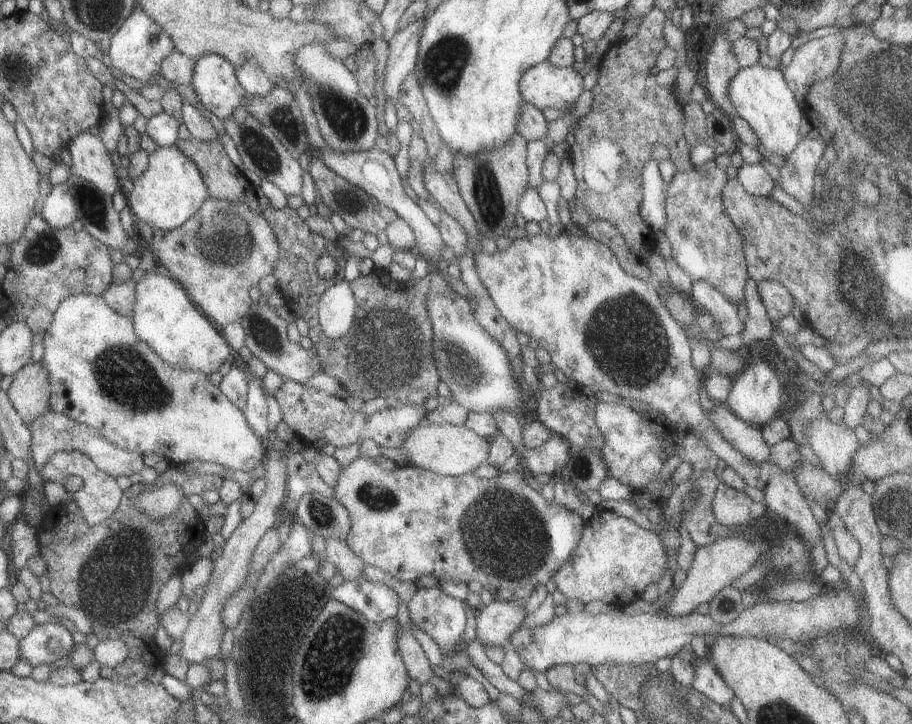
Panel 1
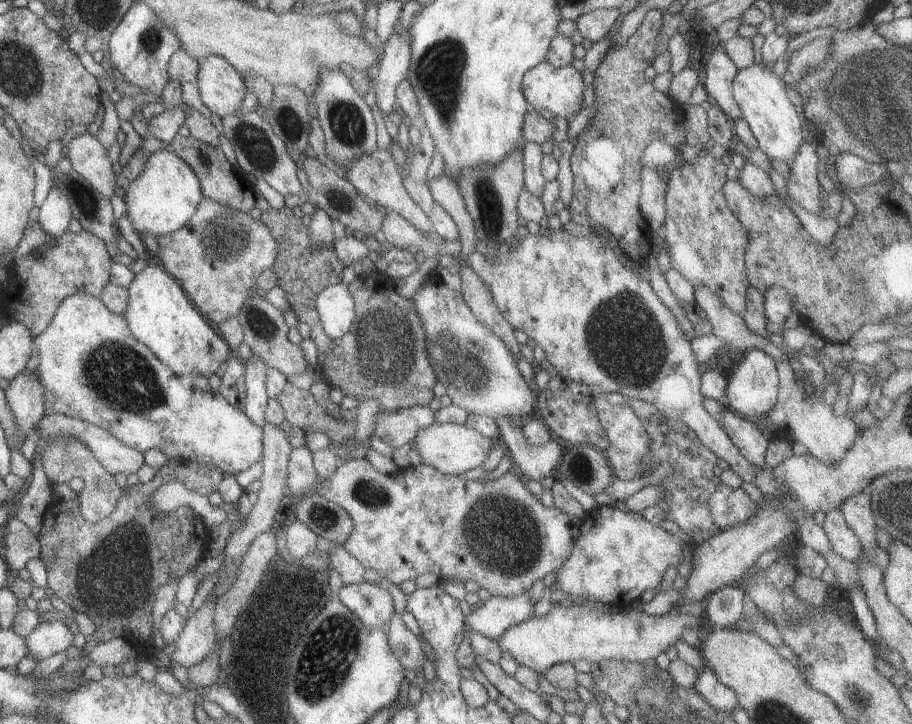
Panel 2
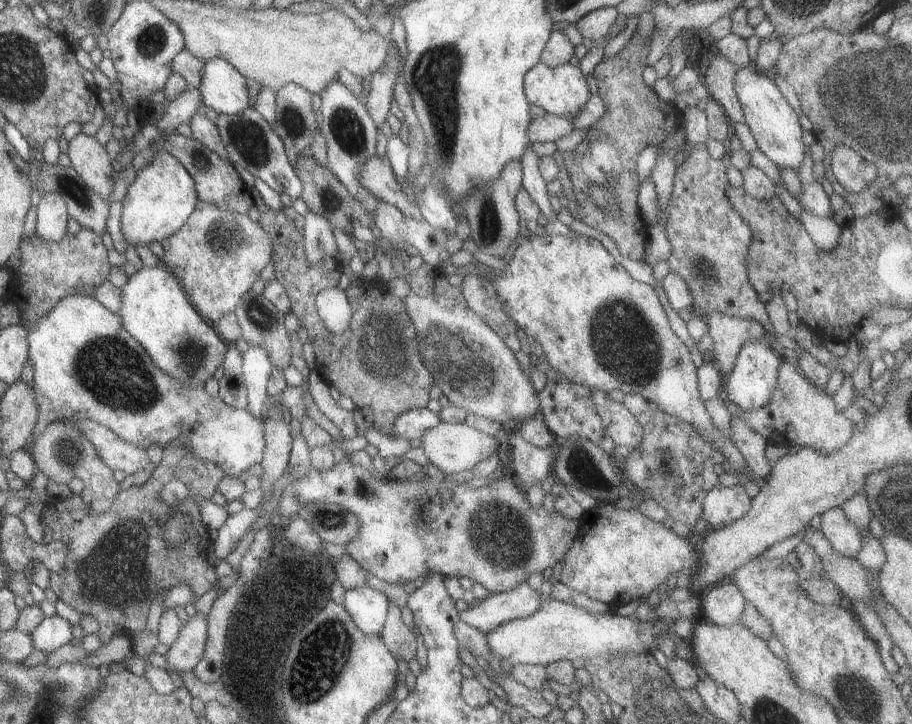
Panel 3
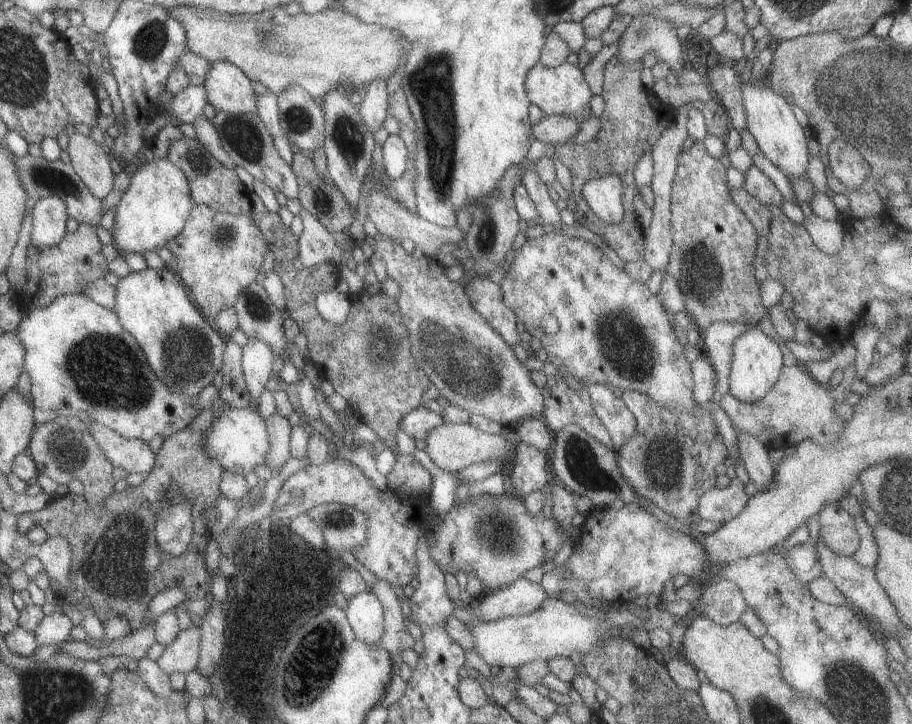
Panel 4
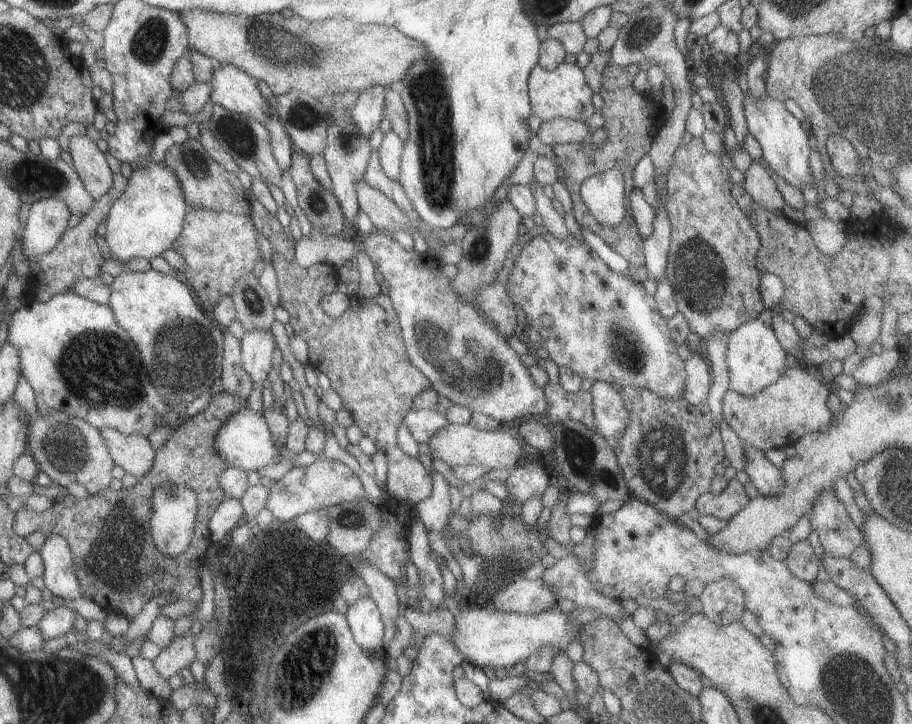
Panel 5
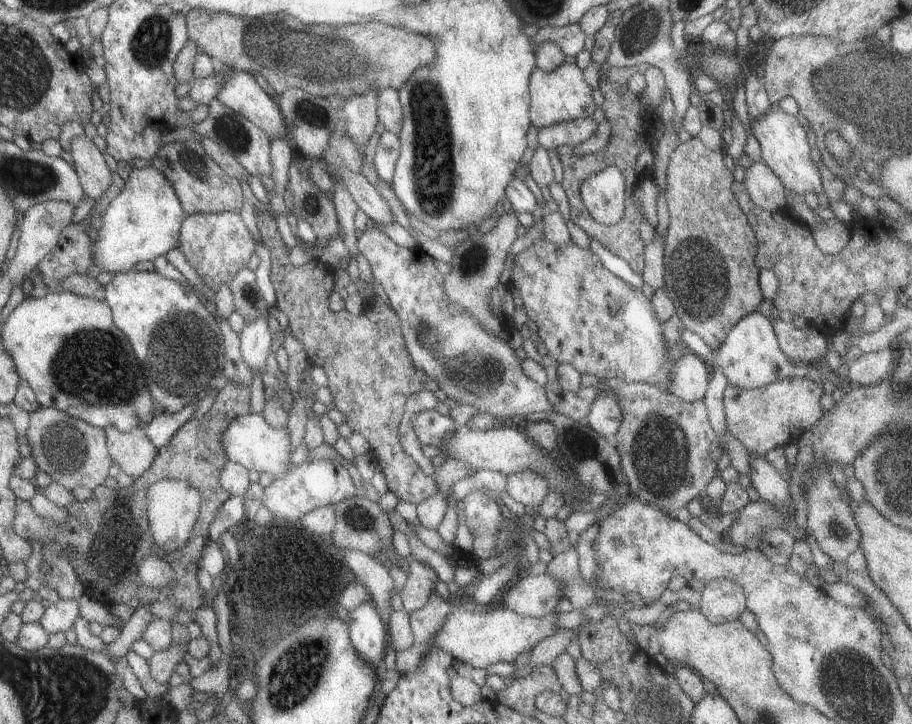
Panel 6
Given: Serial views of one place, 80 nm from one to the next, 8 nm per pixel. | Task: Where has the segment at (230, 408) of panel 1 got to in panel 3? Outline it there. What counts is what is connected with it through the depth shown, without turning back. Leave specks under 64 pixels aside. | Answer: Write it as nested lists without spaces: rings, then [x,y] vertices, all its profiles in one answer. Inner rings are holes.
[[[77,293],[61,298],[48,313],[30,323],[26,343],[27,361],[32,366],[30,384],[38,412],[26,447],[53,421],[85,419],[108,428],[121,440],[145,450],[151,445],[163,448],[168,442],[181,439],[179,448],[183,448],[181,443],[187,443],[186,449],[195,458],[217,465],[225,475],[232,477],[237,477],[240,472],[262,459],[263,423],[259,417],[251,416],[244,408],[227,406],[217,396],[211,398],[201,385],[192,387],[168,377],[153,364],[141,345],[127,334],[117,313],[103,308],[91,295]]]

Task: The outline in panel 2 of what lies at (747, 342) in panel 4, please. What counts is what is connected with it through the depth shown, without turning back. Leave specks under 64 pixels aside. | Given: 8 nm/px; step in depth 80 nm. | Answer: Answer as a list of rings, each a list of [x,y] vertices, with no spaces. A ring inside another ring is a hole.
[[[749,348],[735,359],[735,368],[727,378],[727,386],[723,403],[725,408],[737,413],[748,421],[755,422],[770,412],[778,393],[778,378],[775,372],[775,362],[759,349]]]

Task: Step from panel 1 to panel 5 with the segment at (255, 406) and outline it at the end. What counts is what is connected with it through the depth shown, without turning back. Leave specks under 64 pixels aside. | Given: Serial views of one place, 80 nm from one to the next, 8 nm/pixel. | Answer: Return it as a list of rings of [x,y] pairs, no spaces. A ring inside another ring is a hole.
[[[253,329],[245,331],[240,344],[240,363],[247,373],[251,388],[262,388],[271,368],[271,352],[276,346],[269,332]]]

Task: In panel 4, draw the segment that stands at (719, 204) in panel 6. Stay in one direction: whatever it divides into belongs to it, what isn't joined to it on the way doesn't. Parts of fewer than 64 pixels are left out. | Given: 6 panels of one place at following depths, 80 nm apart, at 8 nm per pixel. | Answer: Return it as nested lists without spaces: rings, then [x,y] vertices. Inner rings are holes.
[[[693,141],[686,152],[680,151],[670,188],[670,231],[672,247],[664,270],[677,281],[684,298],[683,310],[701,330],[715,321],[738,322],[747,327],[756,325],[766,308],[760,301],[758,282],[752,270],[756,234],[752,223],[730,199],[725,182],[726,169],[719,159],[705,152],[702,141]]]

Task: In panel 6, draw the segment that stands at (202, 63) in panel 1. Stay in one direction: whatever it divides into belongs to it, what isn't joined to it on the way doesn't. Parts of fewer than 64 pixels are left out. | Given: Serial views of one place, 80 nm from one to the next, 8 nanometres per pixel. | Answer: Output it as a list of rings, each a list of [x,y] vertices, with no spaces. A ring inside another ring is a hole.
[[[239,70],[229,71],[222,78],[214,98],[228,109],[242,114],[269,138],[287,138],[276,100],[265,94],[252,74]]]

